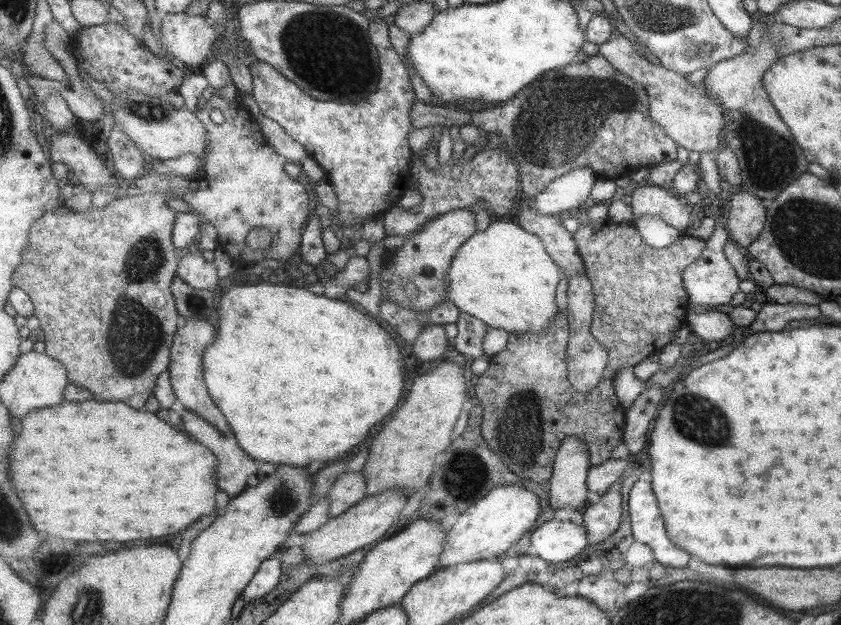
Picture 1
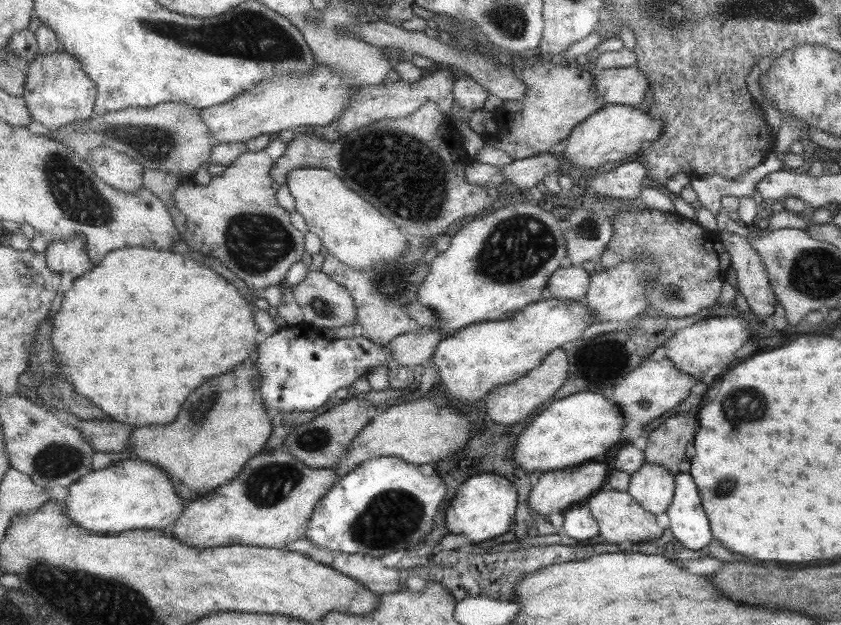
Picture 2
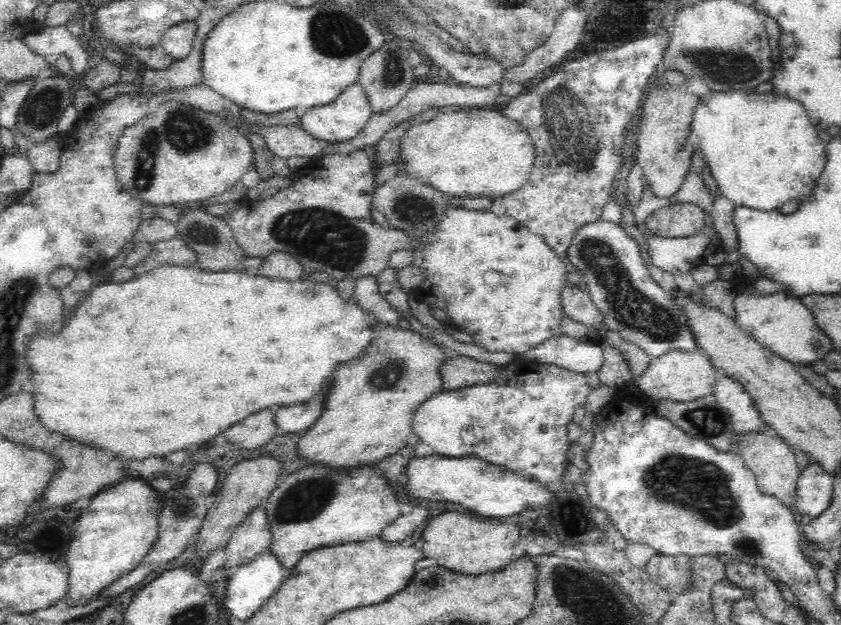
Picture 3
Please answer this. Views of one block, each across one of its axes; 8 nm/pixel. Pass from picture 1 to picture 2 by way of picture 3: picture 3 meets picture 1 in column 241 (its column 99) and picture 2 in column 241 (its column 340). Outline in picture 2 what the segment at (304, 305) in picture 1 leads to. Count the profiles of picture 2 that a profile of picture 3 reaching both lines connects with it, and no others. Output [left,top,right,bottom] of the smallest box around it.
[51,248,259,428]

